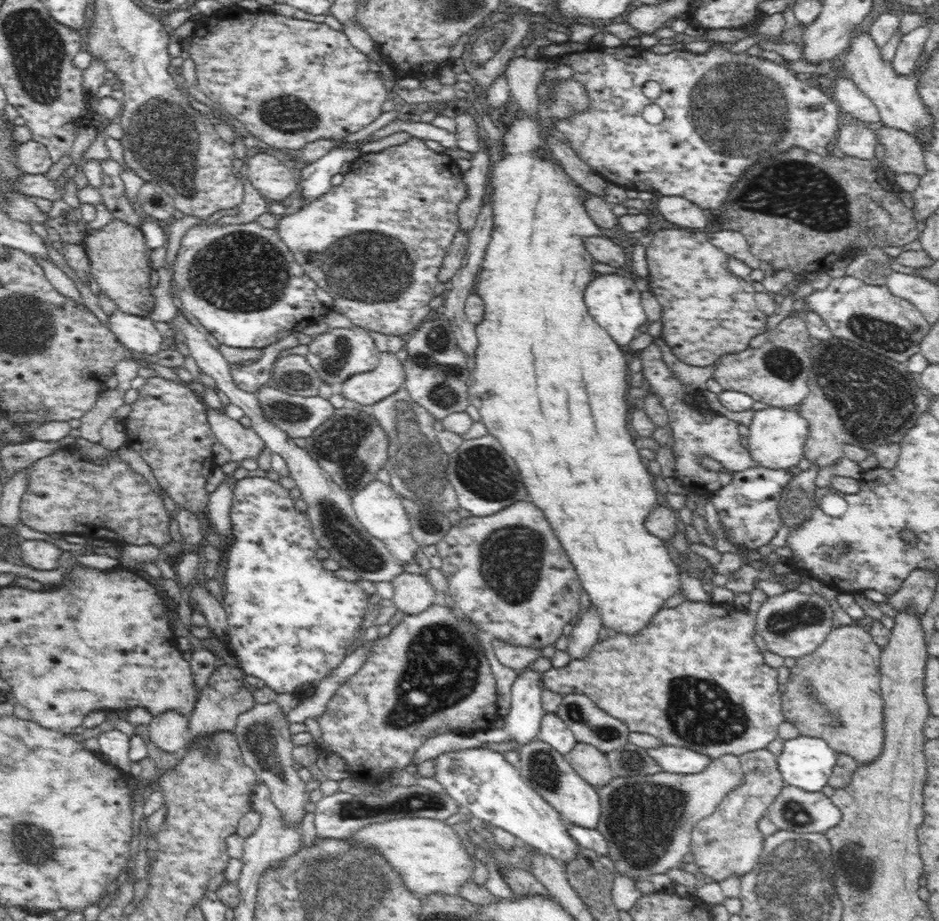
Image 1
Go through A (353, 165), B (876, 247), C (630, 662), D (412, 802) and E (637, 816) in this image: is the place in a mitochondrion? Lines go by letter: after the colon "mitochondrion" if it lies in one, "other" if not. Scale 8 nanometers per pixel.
A: other
B: other
C: other
D: mitochondrion
E: mitochondrion

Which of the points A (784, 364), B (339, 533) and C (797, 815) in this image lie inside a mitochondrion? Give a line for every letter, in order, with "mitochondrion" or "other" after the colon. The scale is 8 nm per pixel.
A: mitochondrion
B: mitochondrion
C: mitochondrion

